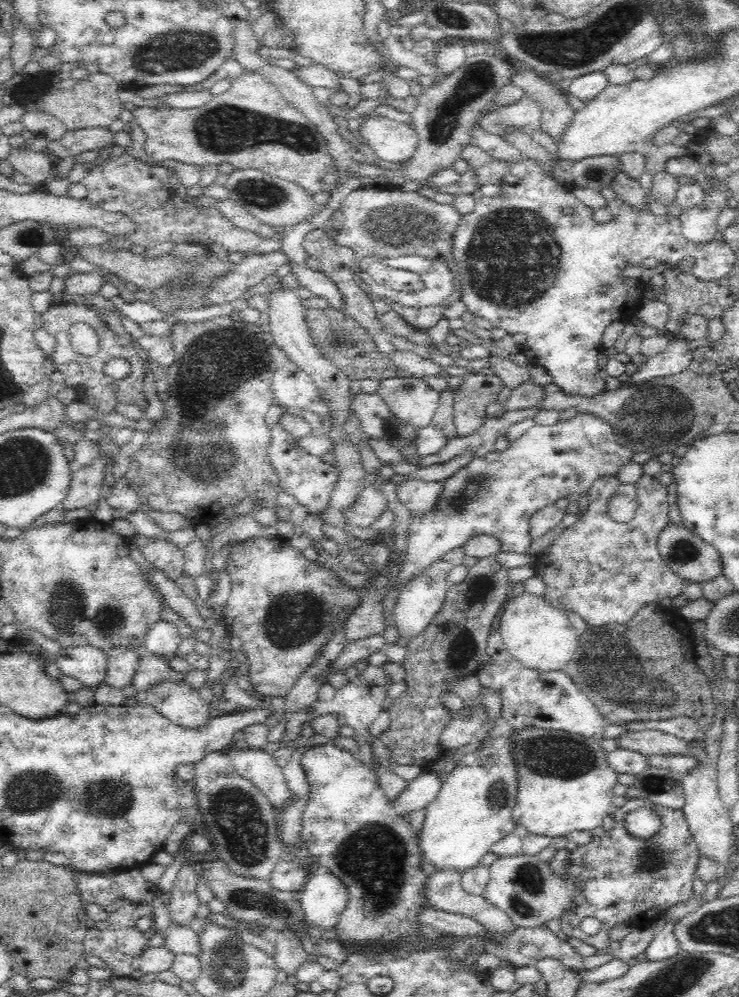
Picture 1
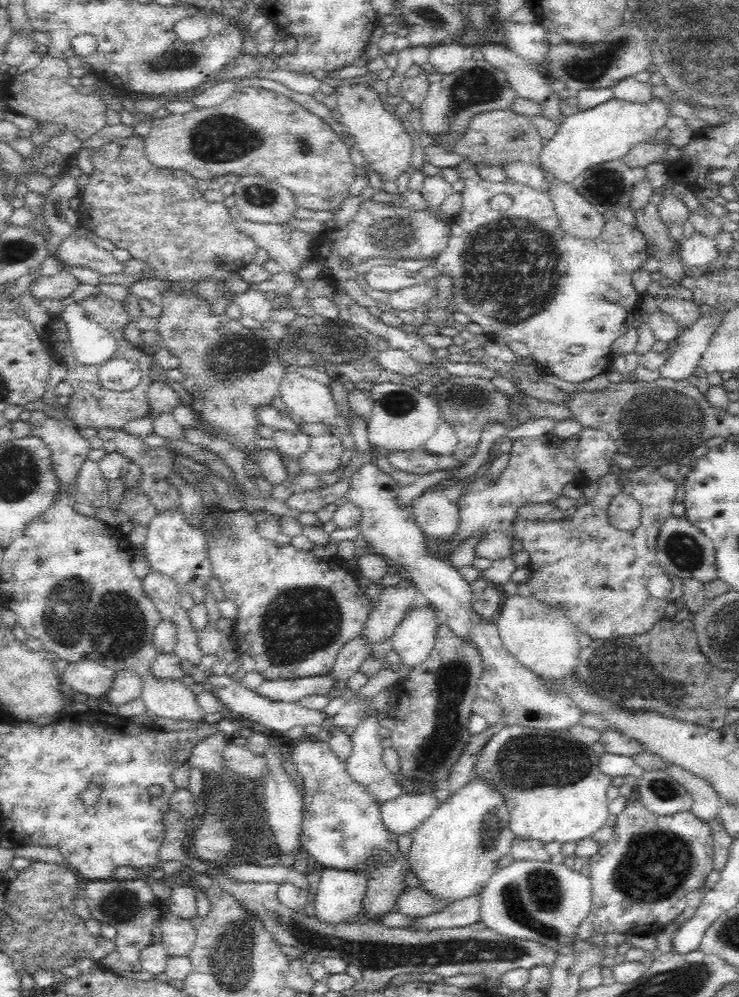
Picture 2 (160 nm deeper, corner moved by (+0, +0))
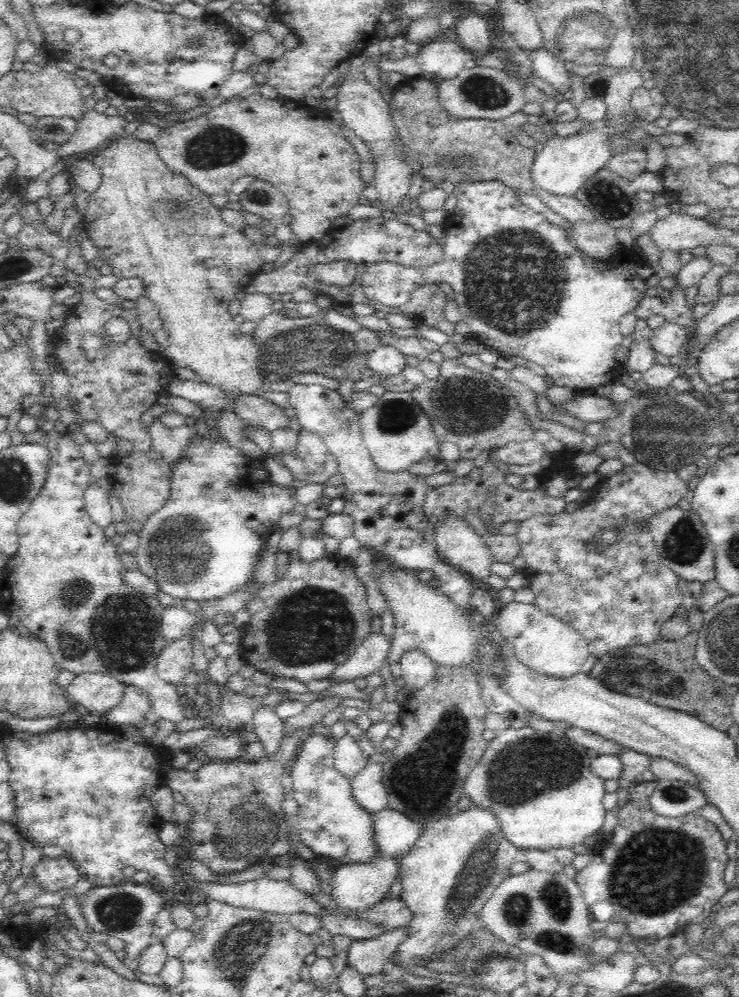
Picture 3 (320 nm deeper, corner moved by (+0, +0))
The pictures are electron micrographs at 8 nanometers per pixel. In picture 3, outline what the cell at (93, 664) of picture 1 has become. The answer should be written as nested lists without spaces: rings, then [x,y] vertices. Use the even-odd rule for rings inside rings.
[[[82,672],[66,688],[67,698],[80,704],[89,713],[100,715],[120,704],[125,684],[115,677],[98,672]]]

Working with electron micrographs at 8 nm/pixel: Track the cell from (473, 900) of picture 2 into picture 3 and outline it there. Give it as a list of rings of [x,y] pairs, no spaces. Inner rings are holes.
[[[408,925],[393,928],[372,939],[353,941],[348,951],[345,968],[352,968],[360,975],[373,976],[384,968],[387,958],[408,936]]]

